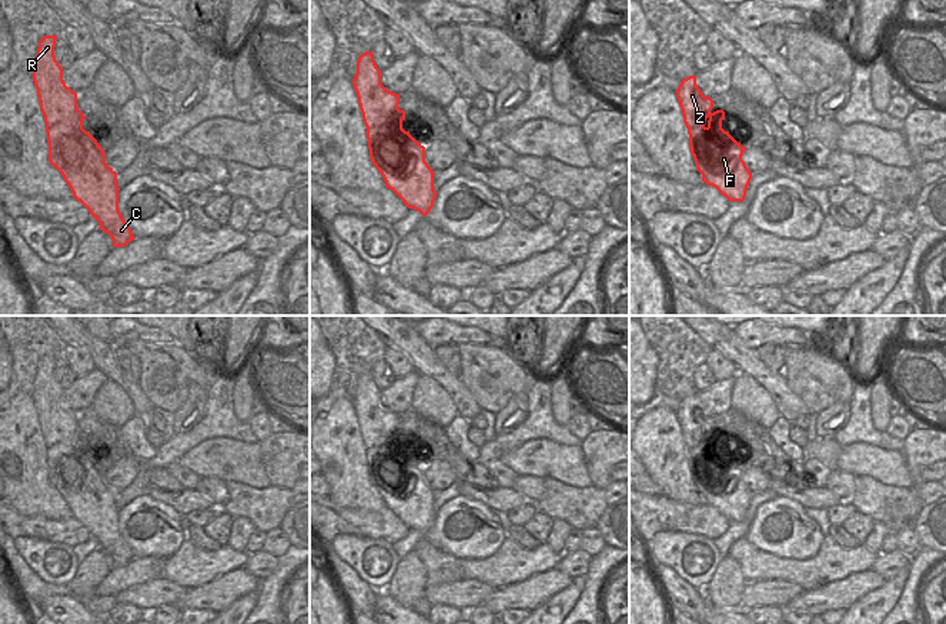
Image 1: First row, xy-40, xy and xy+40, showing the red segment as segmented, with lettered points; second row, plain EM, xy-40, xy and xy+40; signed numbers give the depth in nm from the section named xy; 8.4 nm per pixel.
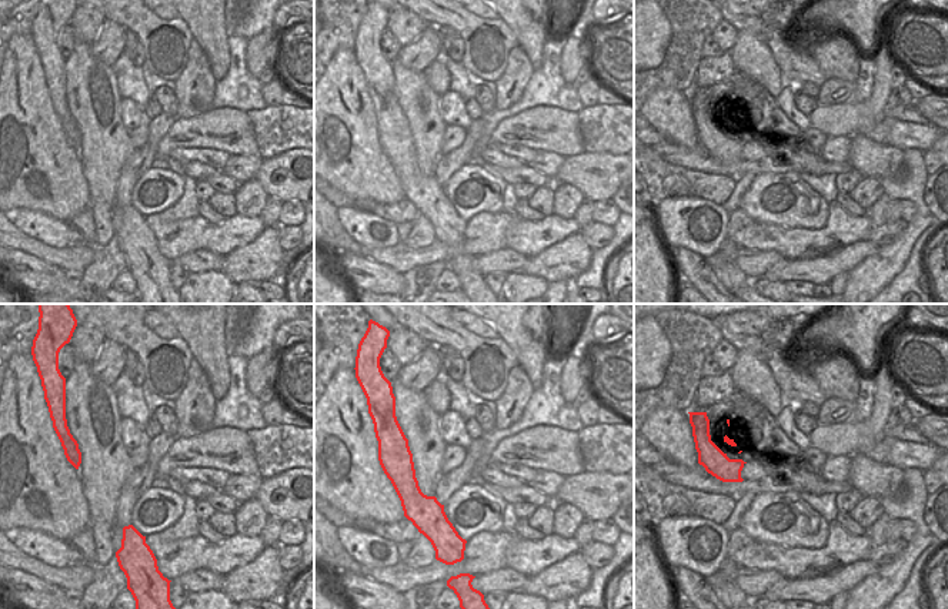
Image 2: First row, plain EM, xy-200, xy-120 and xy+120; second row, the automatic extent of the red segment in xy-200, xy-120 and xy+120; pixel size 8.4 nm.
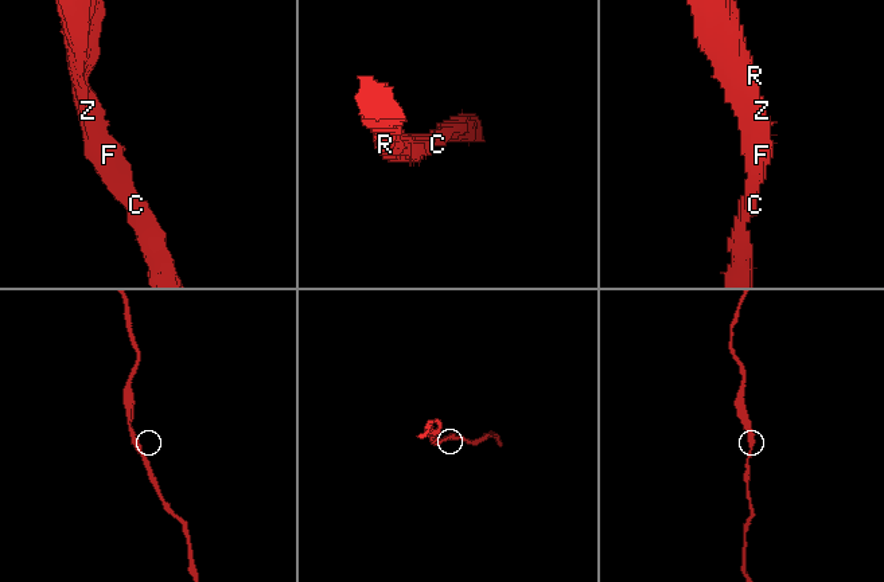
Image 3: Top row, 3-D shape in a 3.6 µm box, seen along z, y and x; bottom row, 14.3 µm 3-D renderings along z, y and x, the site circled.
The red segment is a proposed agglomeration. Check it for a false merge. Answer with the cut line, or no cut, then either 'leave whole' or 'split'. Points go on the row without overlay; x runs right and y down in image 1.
no cut | leave whole

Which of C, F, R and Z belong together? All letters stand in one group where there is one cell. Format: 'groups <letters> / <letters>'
groups C F R Z

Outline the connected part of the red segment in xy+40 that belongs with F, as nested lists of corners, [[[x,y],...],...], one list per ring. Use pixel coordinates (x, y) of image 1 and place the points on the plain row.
[[[696,396],[681,401],[676,417],[702,501],[715,507],[729,521],[743,521],[752,493],[742,480],[746,467],[722,448],[725,431],[711,431],[713,420],[696,406]]]

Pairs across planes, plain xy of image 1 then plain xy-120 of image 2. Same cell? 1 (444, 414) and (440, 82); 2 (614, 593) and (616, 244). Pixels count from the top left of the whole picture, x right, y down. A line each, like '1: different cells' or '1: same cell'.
1: same cell
2: different cells

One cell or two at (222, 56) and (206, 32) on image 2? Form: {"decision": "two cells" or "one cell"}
{"decision": "one cell"}

